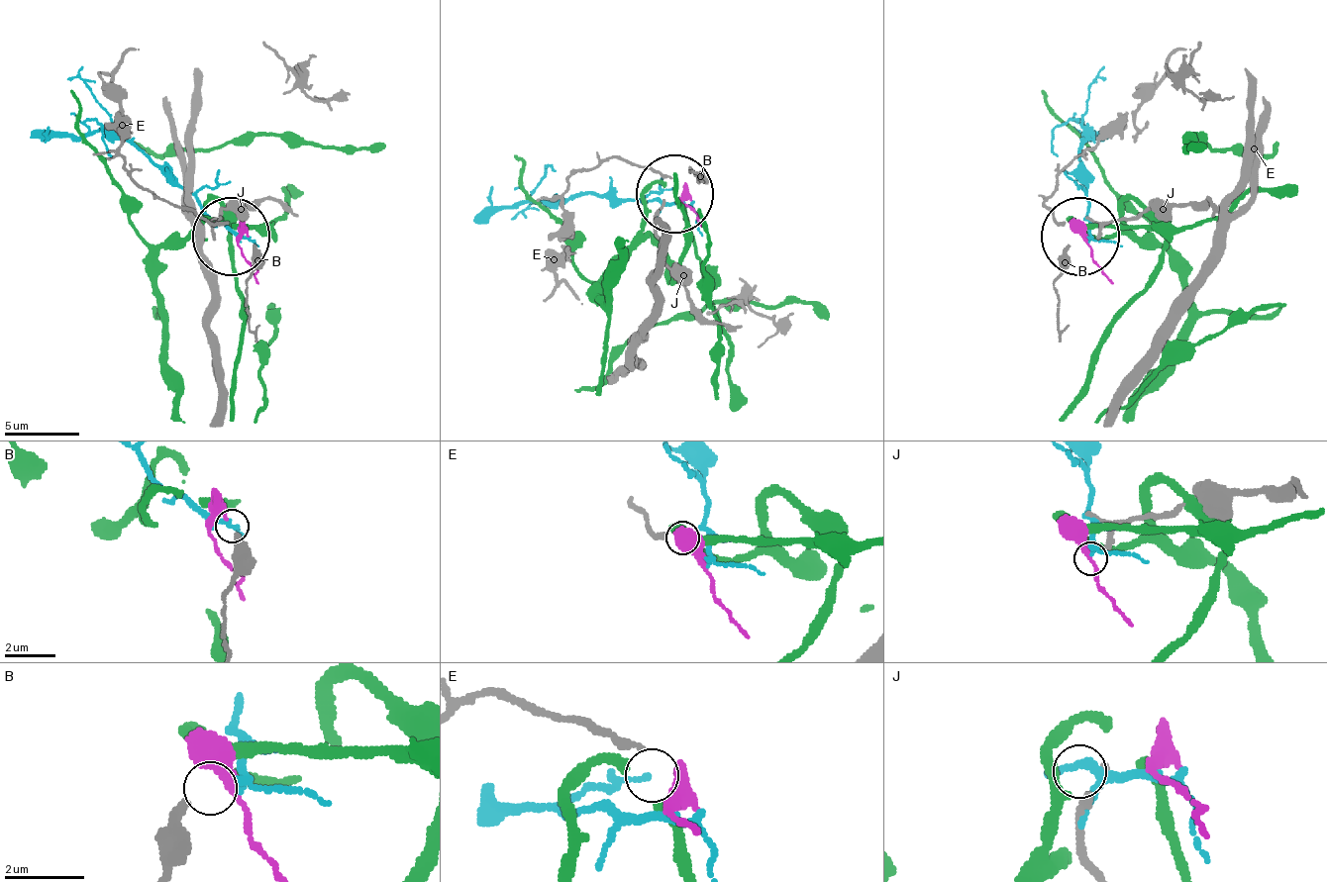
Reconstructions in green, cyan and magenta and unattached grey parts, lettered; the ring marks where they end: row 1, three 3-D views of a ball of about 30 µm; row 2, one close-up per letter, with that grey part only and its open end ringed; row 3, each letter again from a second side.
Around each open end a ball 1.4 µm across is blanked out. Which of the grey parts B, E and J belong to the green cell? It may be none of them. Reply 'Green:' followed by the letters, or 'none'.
Green: none

